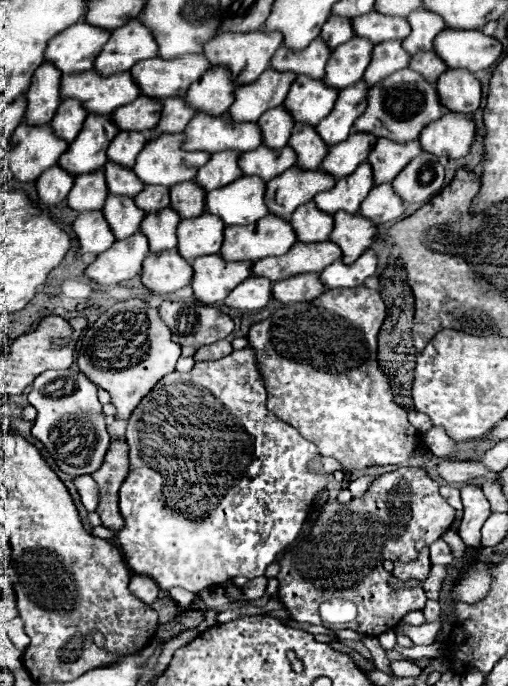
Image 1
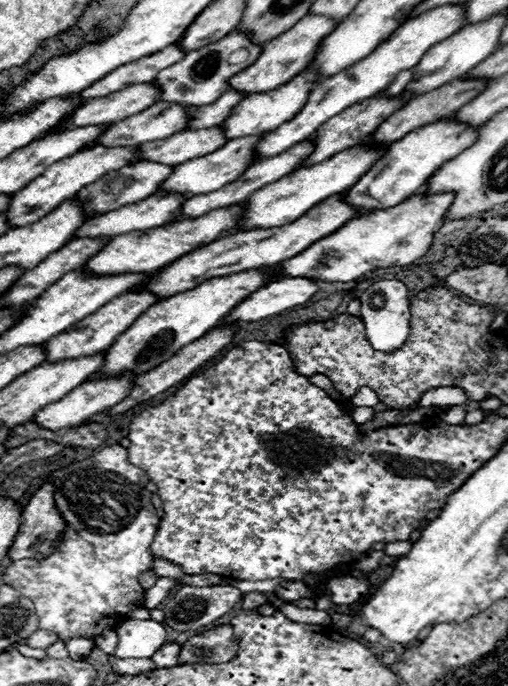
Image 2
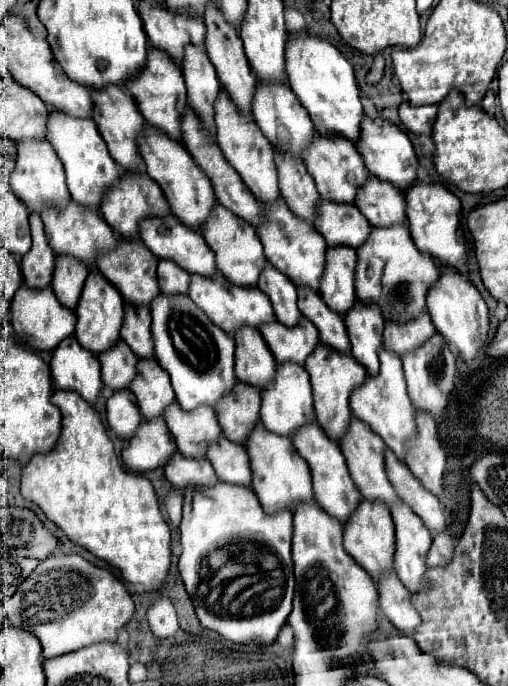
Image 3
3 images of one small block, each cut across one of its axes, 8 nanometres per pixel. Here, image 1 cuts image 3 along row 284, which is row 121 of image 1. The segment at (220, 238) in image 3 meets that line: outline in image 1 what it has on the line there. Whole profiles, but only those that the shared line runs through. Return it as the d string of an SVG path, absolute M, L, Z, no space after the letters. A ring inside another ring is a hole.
M268 68L252 86L240 86L240 90L234 92L234 104L228 114L234 122L258 122L266 110L286 100L294 80L296 74L276 74L276 70Z

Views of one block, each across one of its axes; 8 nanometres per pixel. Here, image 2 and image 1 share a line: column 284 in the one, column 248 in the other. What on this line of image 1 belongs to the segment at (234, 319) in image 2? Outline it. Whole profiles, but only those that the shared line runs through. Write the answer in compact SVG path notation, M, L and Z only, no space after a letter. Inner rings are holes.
M246 278L228 298L224 300L226 306L238 310L258 310L268 304L272 298L272 282L268 278Z

